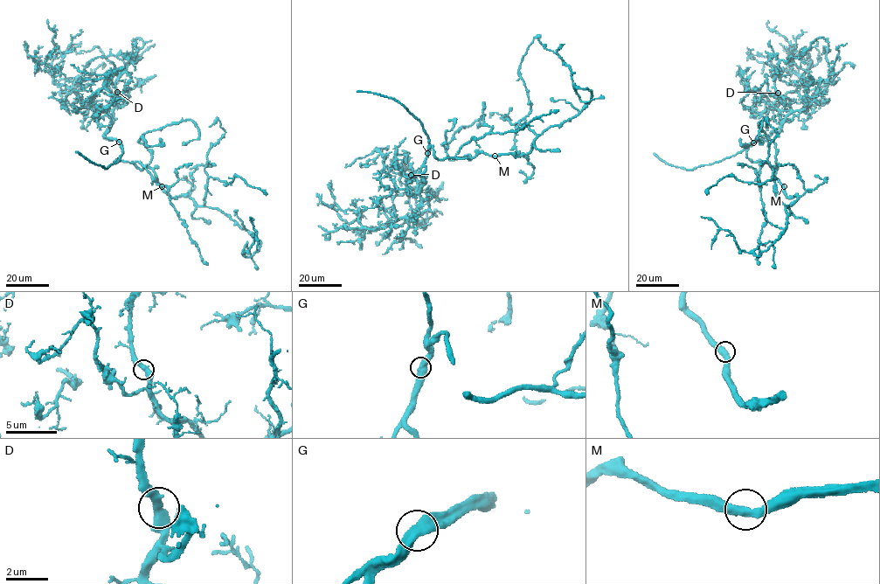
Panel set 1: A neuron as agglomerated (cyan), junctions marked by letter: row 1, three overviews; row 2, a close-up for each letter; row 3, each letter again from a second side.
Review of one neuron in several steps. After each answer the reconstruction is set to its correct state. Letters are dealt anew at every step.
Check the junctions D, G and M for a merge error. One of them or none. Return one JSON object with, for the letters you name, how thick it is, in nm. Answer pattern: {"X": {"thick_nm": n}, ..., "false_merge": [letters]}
{"false_merge": []}

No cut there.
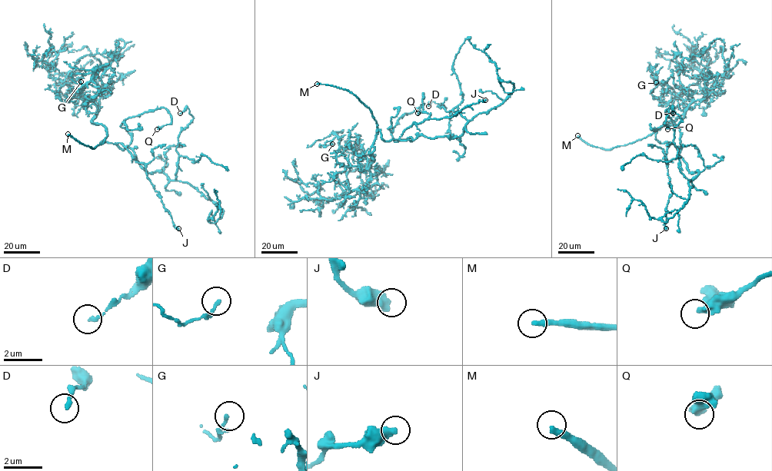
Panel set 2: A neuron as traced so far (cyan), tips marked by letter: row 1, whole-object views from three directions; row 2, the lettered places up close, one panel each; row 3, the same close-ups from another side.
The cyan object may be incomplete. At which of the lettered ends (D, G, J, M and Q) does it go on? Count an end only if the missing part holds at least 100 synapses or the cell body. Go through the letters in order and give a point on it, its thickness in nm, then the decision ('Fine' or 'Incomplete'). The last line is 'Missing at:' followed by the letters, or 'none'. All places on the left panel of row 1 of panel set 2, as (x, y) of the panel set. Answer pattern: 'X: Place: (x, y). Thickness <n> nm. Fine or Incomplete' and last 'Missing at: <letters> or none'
D: Place: (180, 113). Thickness 170 nm. Fine
G: Place: (81, 81). Thickness 150 nm. Fine
J: Place: (178, 228). Thickness 500 nm. Fine
M: Place: (68, 134). Thickness 300 nm. Incomplete
Q: Place: (157, 129). Thickness 440 nm. Fine
Missing at: M

